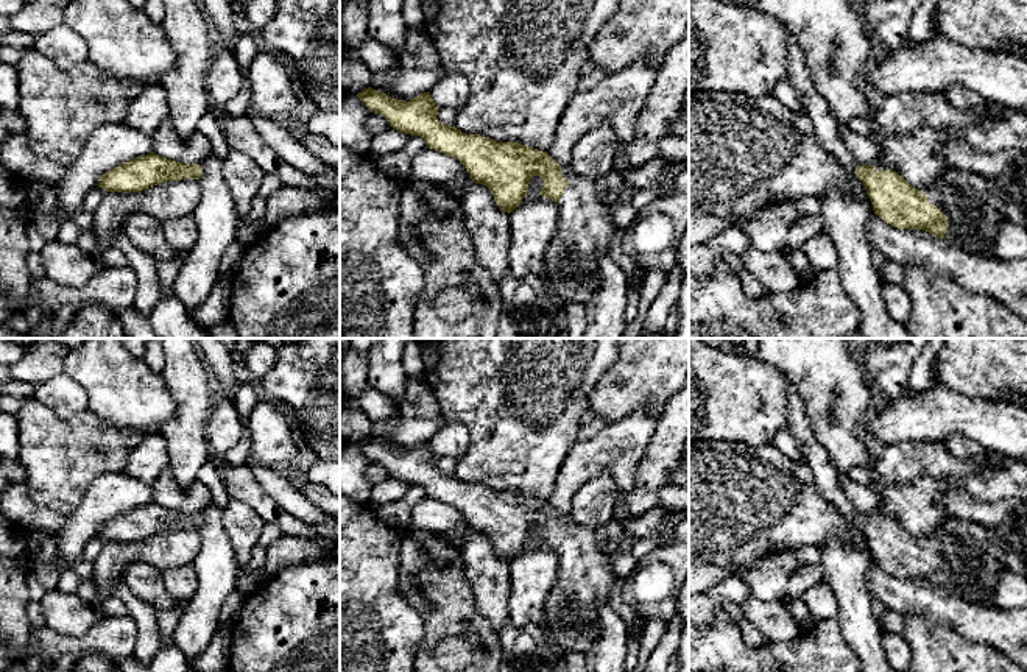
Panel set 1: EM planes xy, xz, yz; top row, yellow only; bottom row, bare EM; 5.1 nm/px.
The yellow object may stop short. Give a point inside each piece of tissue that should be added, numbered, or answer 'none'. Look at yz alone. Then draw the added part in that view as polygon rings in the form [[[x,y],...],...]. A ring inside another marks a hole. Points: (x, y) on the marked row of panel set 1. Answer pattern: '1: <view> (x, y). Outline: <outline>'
1: yz (974, 211). Outline: [[[949,167],[930,186],[918,190],[948,217],[944,240],[949,245],[968,254],[993,257],[988,246],[996,239],[999,225],[1008,220],[1004,203],[994,190],[993,178]]]

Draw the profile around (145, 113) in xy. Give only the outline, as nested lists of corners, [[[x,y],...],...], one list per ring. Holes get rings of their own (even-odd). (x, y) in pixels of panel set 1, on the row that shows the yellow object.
[[[148,83],[140,95],[129,101],[125,123],[150,137],[168,117],[168,97],[159,83]]]

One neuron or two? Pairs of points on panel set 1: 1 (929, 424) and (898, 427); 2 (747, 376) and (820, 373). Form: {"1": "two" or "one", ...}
{"1": "one", "2": "two"}

